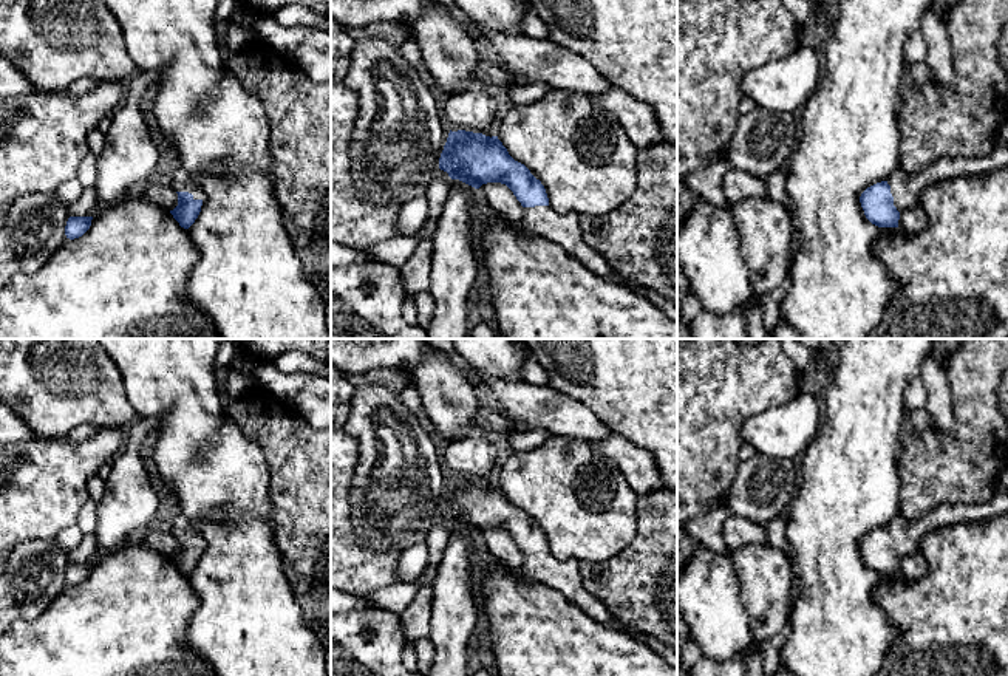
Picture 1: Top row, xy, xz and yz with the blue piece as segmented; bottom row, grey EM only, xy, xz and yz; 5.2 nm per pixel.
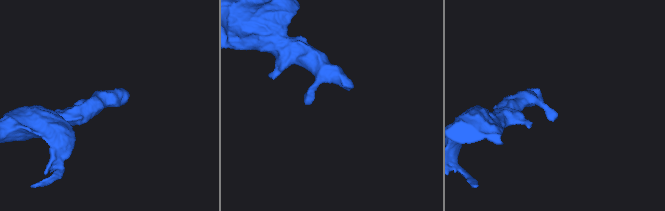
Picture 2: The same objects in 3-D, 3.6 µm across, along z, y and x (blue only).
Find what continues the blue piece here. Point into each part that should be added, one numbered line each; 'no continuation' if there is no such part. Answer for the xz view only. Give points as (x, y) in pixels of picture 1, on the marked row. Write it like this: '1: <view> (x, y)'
1: xz (541, 221)

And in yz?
1: yz (906, 189)

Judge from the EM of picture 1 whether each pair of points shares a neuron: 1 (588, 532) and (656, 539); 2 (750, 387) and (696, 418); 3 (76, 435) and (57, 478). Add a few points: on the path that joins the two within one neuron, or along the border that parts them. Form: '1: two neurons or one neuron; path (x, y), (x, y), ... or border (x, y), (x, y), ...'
1: two neurons; border (637, 501), (634, 539), (606, 560)
2: one neuron; path (736, 387), (727, 387), (710, 404)
3: two neurons; border (99, 427), (76, 443), (65, 438)

